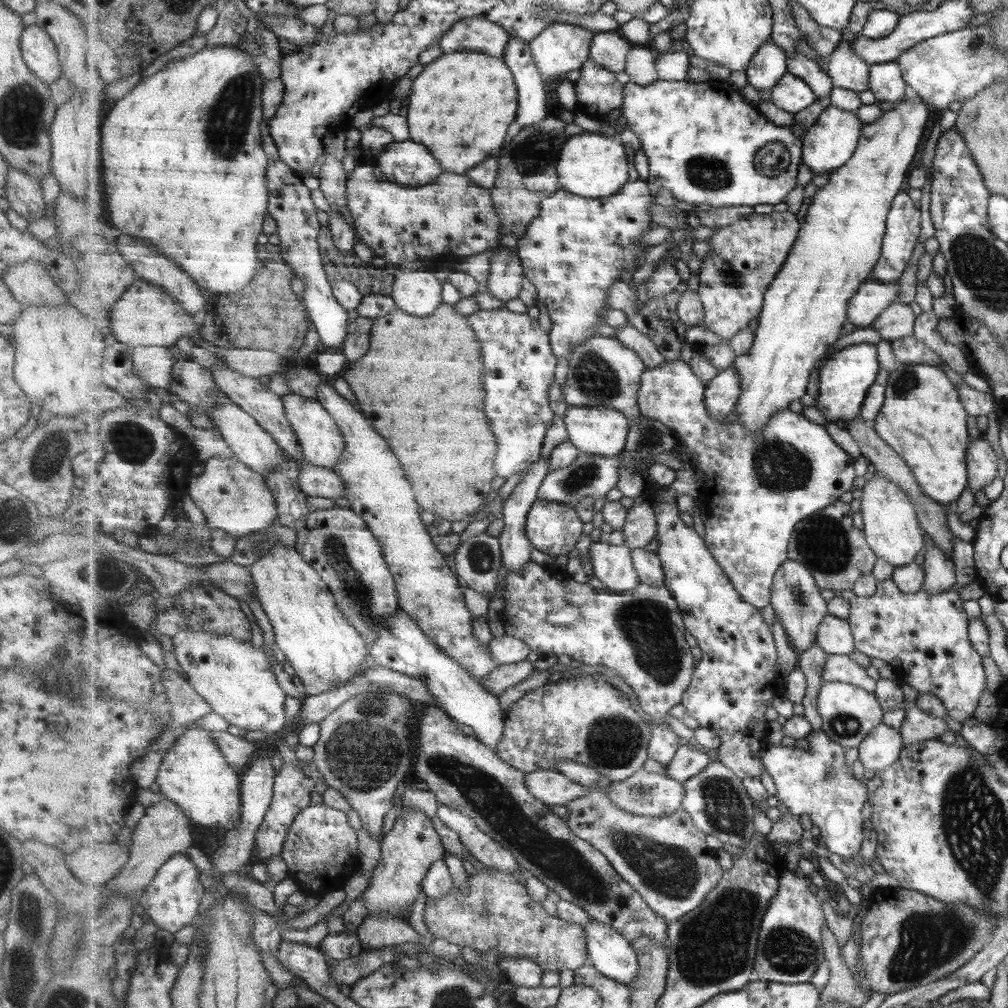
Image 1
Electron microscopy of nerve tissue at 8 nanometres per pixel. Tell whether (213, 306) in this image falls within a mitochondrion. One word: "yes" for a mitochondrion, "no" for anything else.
no

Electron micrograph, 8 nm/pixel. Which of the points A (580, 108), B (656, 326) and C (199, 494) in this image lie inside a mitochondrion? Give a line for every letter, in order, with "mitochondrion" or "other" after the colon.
A: other
B: other
C: other

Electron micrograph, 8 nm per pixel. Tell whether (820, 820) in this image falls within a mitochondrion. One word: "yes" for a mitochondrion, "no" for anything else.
no

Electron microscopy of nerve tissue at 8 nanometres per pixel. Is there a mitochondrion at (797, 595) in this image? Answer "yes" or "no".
yes

